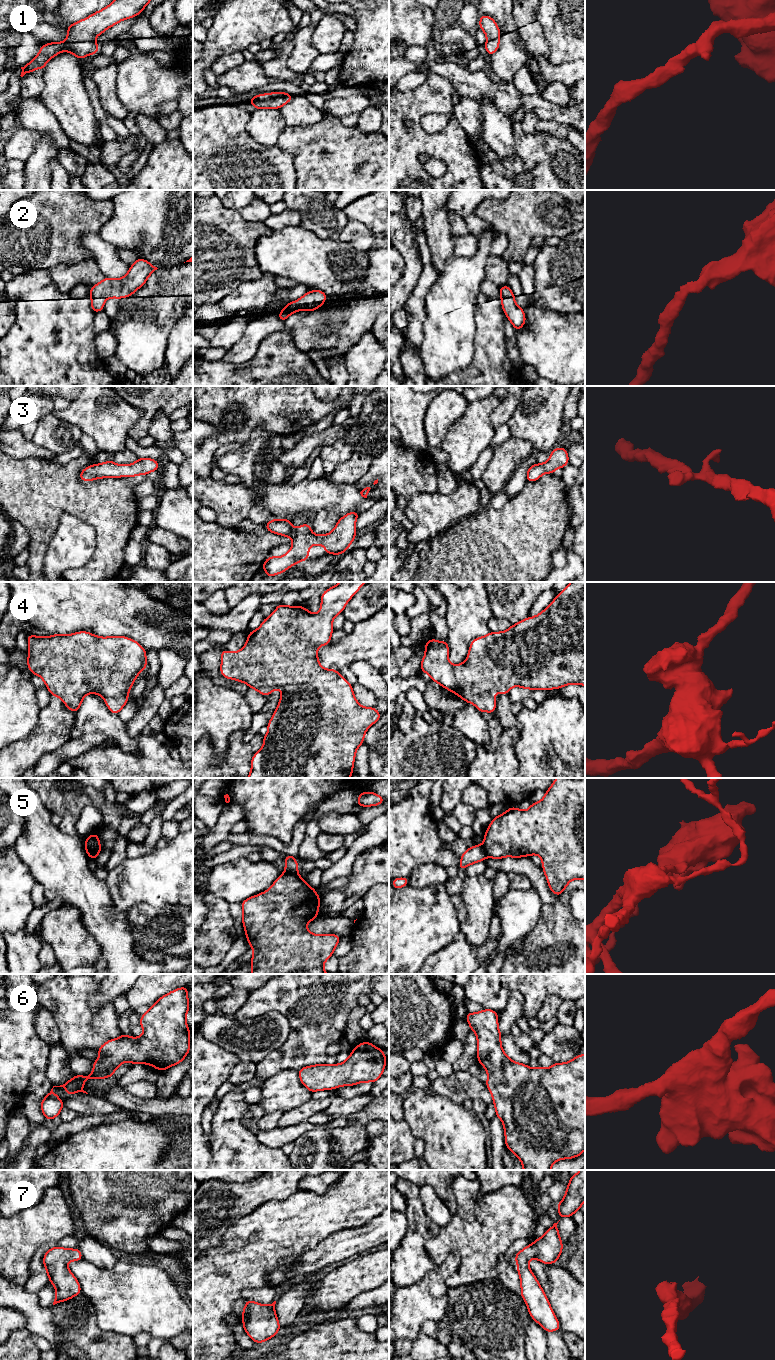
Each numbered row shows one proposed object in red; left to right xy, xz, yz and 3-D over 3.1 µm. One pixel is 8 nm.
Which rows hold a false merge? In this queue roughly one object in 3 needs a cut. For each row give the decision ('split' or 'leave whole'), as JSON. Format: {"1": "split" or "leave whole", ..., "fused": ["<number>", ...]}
{"1": "leave whole", "2": "leave whole", "3": "leave whole", "4": "leave whole", "5": "split", "6": "leave whole", "7": "leave whole", "fused": ["5"]}

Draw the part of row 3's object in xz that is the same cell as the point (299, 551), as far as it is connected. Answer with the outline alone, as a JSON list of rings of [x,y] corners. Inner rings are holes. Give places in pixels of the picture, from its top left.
[[[351,511],[345,516],[339,518],[333,531],[326,535],[315,535],[310,527],[309,523],[305,523],[297,527],[295,530],[292,528],[292,520],[289,519],[273,519],[268,523],[264,524],[268,532],[279,534],[282,536],[289,537],[293,539],[293,544],[291,549],[281,557],[269,556],[266,561],[262,564],[262,569],[266,571],[265,577],[271,577],[285,572],[291,566],[309,559],[309,546],[313,545],[323,545],[325,547],[325,553],[341,555],[343,552],[349,549],[350,544],[356,538],[356,520],[360,513],[356,511]]]

